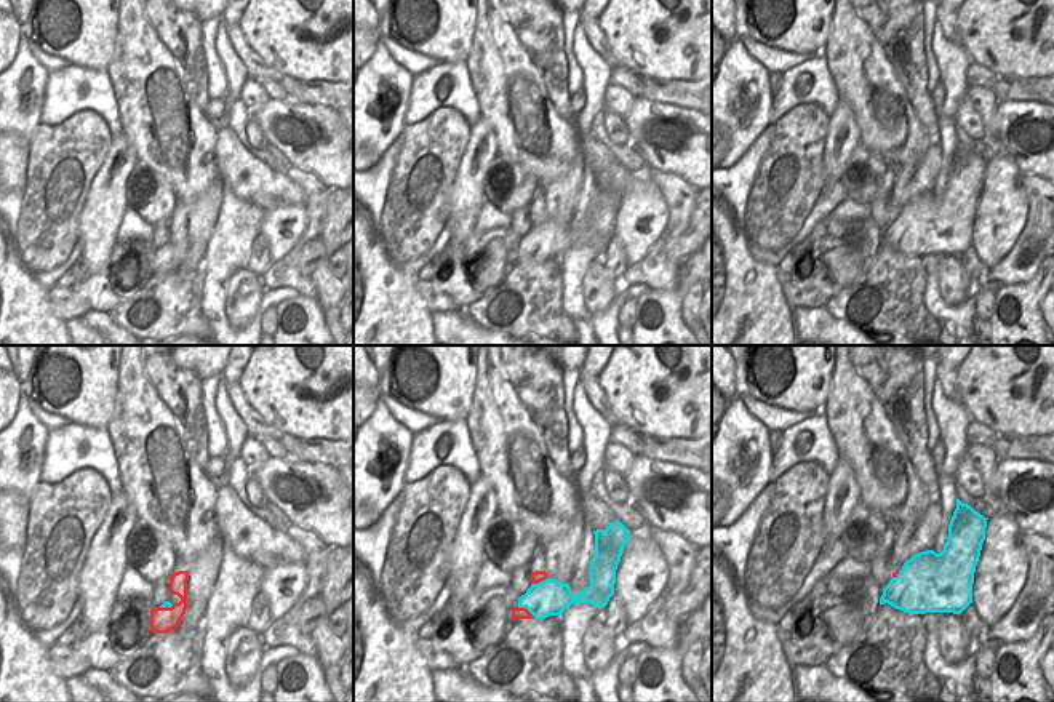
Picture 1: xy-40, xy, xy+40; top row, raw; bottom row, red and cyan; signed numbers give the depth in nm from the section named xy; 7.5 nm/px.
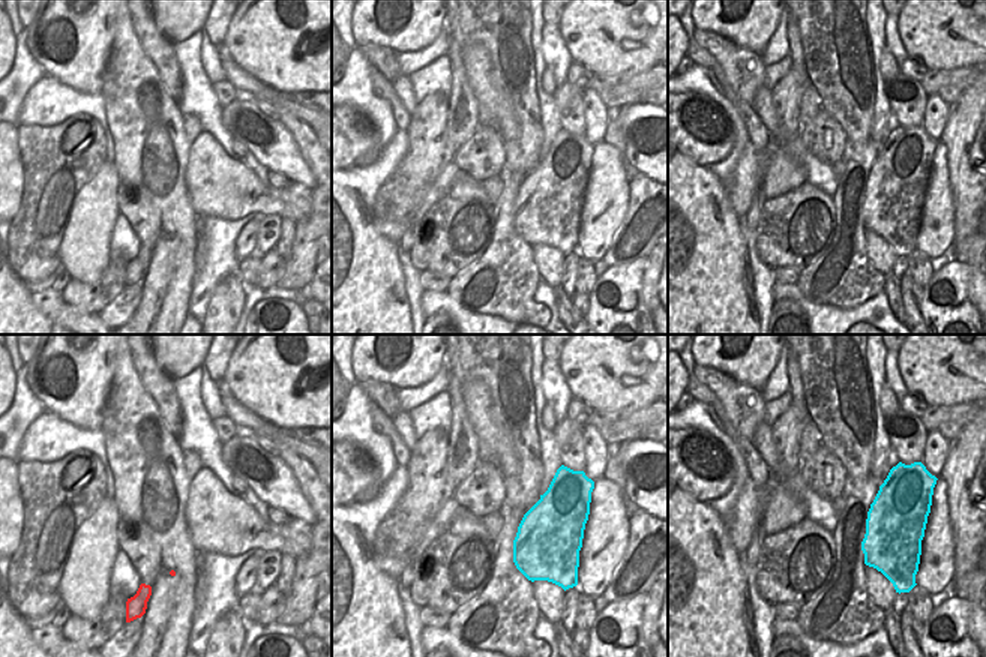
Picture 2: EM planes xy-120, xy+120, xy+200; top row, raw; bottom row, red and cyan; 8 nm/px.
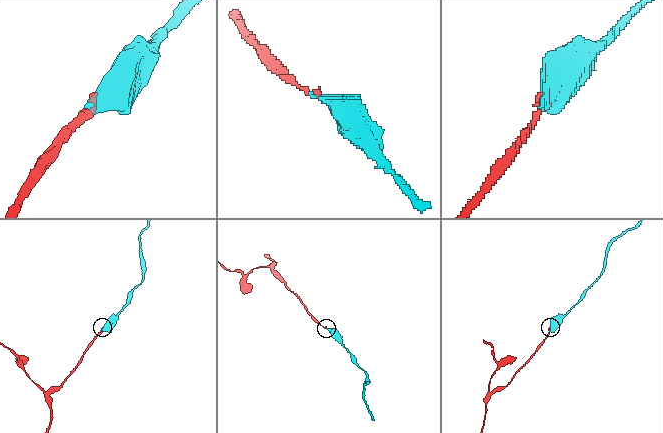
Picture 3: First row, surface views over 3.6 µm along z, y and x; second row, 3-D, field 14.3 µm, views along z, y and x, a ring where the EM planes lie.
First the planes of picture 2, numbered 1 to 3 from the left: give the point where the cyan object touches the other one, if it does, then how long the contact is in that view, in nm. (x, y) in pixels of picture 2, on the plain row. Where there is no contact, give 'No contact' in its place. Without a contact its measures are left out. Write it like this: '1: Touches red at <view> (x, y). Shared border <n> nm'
1: No contact
2: No contact
3: No contact

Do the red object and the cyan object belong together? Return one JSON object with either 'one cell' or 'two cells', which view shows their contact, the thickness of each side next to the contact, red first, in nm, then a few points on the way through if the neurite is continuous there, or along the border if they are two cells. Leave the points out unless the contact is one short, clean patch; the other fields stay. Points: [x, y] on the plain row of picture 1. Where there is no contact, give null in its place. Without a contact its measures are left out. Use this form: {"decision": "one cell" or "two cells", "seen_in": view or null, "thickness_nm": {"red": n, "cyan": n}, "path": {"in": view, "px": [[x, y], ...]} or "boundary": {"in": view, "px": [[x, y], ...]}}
{"decision": "one cell", "seen_in": "xy", "thickness_nm": {"red": 100, "cyan": 260}, "path": {"in": "xy", "px": [[517, 255], [526, 251], [549, 239]]}}

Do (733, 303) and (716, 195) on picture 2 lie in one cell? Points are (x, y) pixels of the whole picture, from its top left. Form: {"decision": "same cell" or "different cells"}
{"decision": "same cell"}

